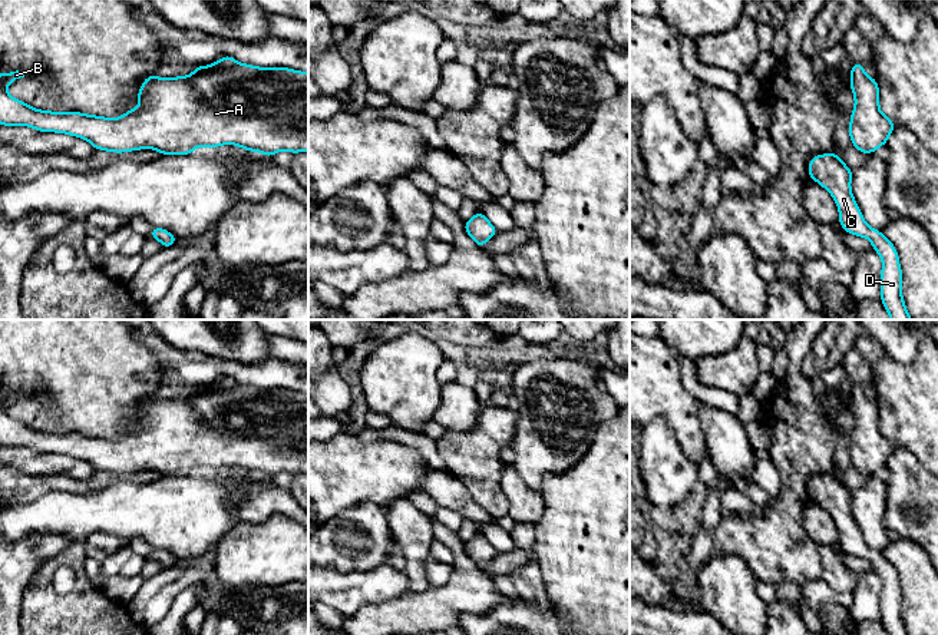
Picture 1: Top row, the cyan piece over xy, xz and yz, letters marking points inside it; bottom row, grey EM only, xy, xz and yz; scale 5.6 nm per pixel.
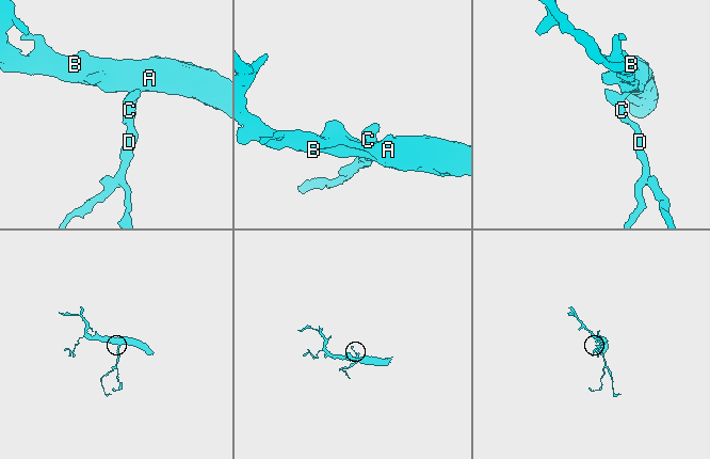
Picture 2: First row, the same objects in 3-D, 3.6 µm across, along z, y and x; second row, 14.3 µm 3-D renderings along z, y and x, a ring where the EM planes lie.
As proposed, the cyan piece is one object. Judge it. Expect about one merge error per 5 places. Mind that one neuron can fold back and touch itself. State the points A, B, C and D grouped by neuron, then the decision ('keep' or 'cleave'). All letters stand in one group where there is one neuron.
A B C D | keep

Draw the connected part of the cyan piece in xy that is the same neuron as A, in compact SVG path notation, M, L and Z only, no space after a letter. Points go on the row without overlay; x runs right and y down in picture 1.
M231 377L214 383L209 387L198 387L188 397L158 398L148 397L139 413L139 427L128 431L116 440L86 436L80 433L39 431L9 416L7 407L16 400L24 398L19 391L0 393L0 446L30 447L39 453L67 454L86 460L95 470L106 473L132 473L138 470L155 470L162 476L191 476L201 467L218 469L237 466L245 472L261 473L273 477L280 472L291 474L308 473L308 394L288 388L257 388L237 383Z

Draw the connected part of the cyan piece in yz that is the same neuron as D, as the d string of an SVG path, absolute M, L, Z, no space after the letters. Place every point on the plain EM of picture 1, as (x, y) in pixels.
M836 473L815 476L809 483L809 499L833 517L843 552L868 559L882 579L881 621L888 635L908 635L902 619L902 591L896 569L881 552L872 550L865 543L851 512L852 490Z

